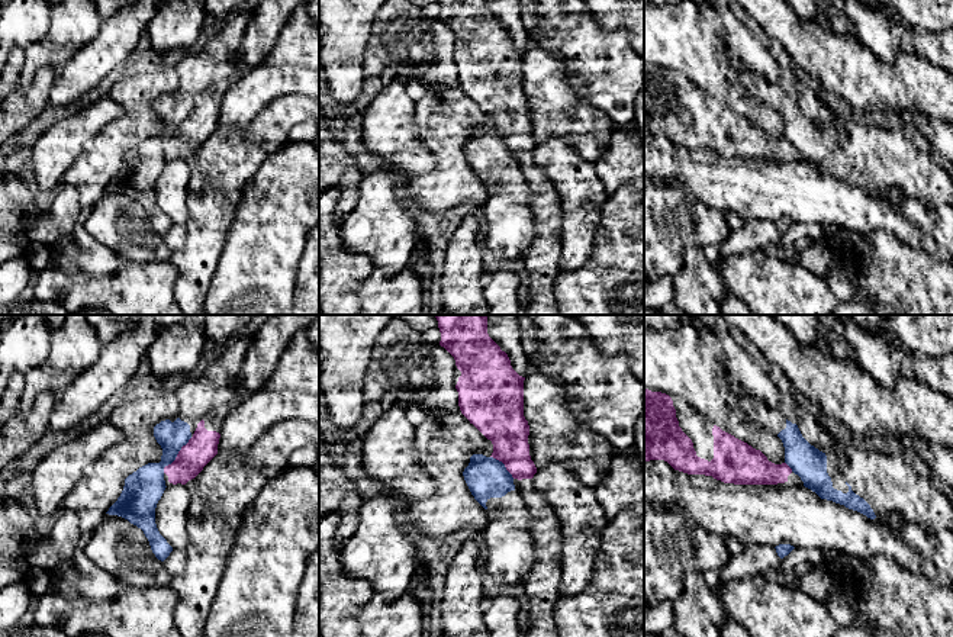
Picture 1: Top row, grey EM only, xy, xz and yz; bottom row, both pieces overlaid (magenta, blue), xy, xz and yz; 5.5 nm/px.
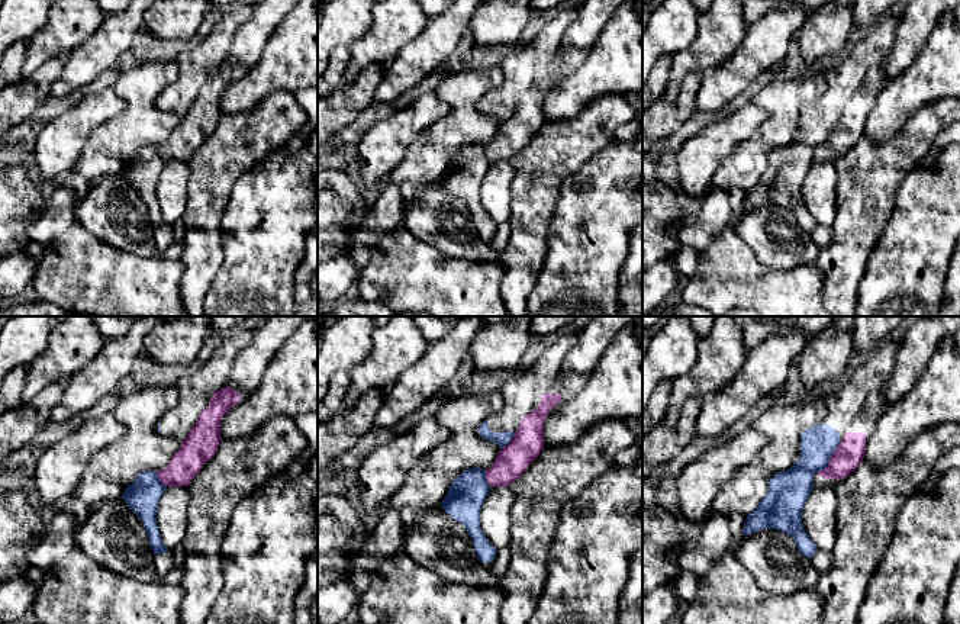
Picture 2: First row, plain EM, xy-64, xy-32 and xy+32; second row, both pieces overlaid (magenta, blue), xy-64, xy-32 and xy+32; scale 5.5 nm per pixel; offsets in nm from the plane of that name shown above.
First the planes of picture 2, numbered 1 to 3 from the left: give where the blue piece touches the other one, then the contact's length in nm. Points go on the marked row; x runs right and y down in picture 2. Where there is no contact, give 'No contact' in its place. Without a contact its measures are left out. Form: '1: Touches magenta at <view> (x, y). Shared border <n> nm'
1: Touches magenta at xy-64 (160, 479). Shared border 100 nm
2: Touches magenta at xy-32 (486, 478). Shared border 80 nm
3: Touches magenta at xy+32 (831, 459). Shared border 220 nm

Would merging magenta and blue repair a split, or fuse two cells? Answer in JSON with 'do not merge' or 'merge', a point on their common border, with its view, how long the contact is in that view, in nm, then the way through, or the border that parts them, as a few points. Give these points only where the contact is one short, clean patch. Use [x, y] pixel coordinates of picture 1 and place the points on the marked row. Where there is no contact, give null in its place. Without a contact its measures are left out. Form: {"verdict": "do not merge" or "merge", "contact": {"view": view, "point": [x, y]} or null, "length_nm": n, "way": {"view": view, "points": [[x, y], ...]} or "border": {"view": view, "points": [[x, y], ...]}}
{"verdict": "do not merge", "contact": {"view": "xy", "point": [177, 456]}, "length_nm": 260, "border": {"view": "xy", "points": [[192, 437], [163, 472]]}}

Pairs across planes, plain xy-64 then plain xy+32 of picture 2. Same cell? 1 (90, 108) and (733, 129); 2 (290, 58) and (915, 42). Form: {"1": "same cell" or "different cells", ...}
{"1": "same cell", "2": "different cells"}

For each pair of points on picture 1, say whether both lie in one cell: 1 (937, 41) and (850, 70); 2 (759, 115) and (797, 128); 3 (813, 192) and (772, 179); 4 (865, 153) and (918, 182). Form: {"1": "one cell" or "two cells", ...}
{"1": "two cells", "2": "two cells", "3": "one cell", "4": "one cell"}

